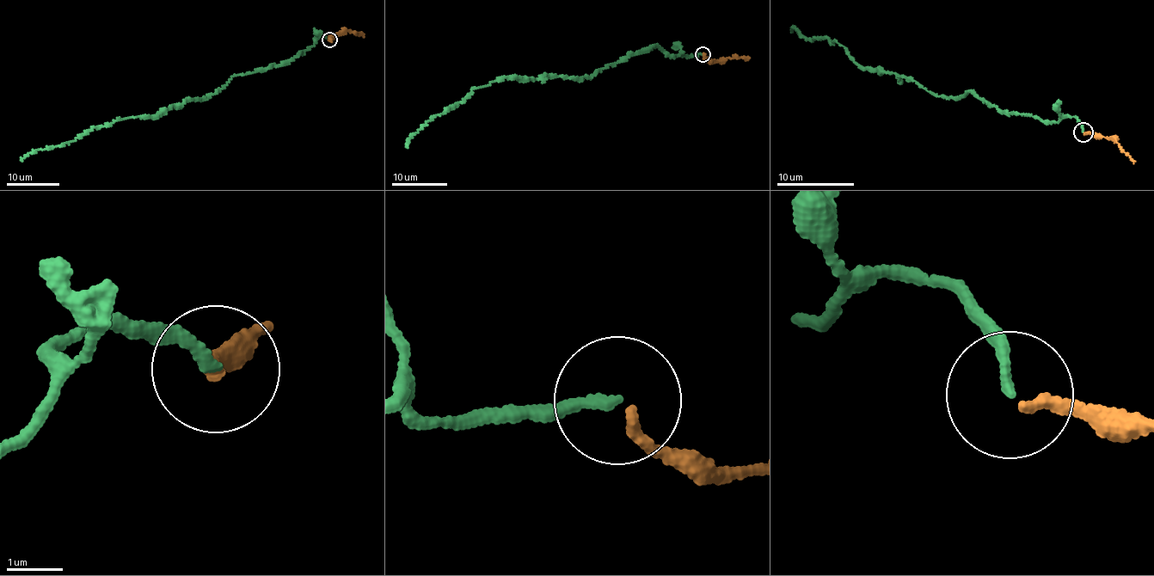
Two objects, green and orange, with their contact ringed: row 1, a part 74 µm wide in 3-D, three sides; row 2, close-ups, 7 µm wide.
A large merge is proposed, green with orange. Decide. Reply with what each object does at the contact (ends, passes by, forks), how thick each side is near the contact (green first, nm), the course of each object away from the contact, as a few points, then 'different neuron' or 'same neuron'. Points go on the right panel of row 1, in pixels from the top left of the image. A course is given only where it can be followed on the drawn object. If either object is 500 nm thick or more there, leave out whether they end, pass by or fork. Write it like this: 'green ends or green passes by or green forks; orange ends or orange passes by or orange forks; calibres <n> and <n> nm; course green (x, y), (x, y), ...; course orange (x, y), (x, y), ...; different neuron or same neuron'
green ends; orange ends; calibres 190 and 200 nm; course green (1083, 132), (1073, 116), (1043, 120), (970, 90), (929, 93), (865, 68), (833, 40), (792, 32); course orange (1084, 133), (1120, 144), (1133, 163); same neuron

